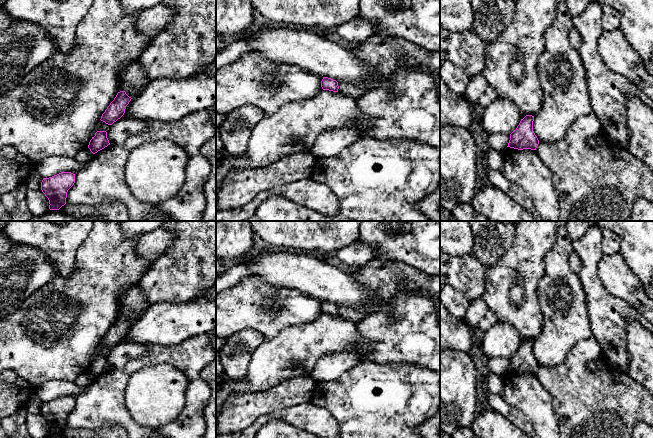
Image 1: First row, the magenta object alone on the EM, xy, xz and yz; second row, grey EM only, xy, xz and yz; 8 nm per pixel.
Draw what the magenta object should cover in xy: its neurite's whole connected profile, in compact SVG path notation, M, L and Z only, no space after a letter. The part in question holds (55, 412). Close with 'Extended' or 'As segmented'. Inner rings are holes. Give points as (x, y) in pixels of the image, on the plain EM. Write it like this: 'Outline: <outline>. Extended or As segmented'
Outline: M61 396L49 402L43 402L41 414L49 424L50 434L59 434L66 428L67 416L75 407L75 398Z. As segmented

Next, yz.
Outline: M526 339L521 343L517 352L510 358L507 371L523 374L536 374L539 364L533 355L534 340Z. As segmented

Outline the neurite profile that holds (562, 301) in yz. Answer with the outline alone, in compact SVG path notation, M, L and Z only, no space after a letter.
M567 221L555 222L557 238L545 257L545 272L538 284L543 326L534 341L533 355L539 366L565 362L577 343L594 337L585 291L569 265L573 240L566 228Z

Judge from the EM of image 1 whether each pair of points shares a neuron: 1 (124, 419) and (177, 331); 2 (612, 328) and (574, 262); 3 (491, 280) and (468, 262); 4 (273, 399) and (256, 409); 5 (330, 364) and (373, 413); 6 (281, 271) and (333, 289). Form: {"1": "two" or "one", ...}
{"1": "two", "2": "two", "3": "two", "4": "one", "5": "two", "6": "one"}

